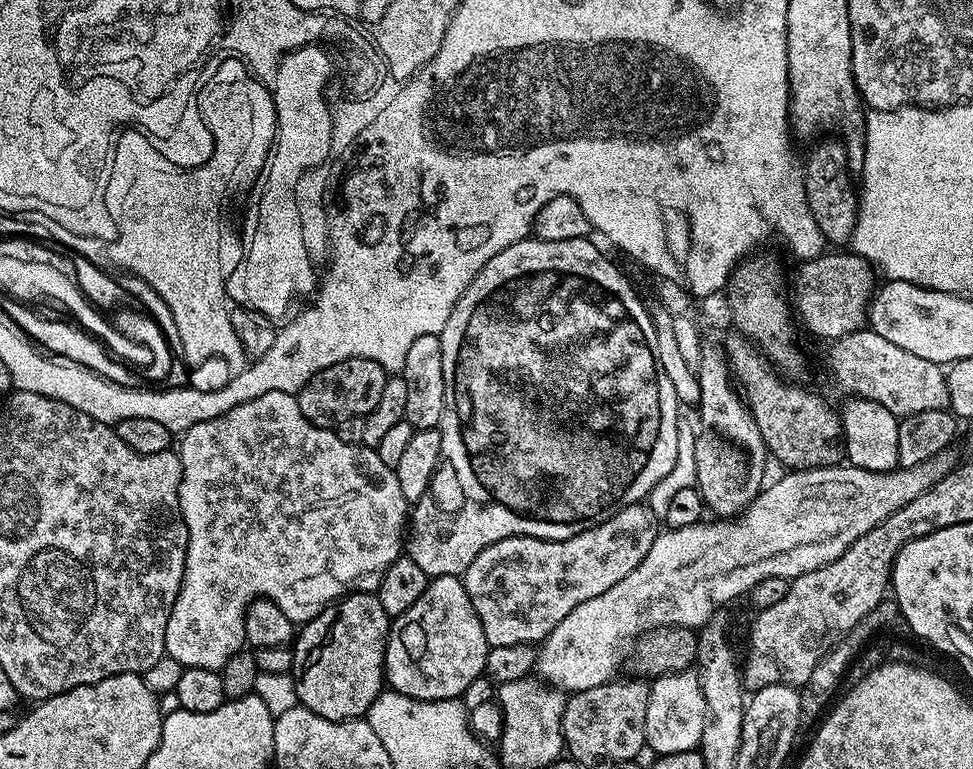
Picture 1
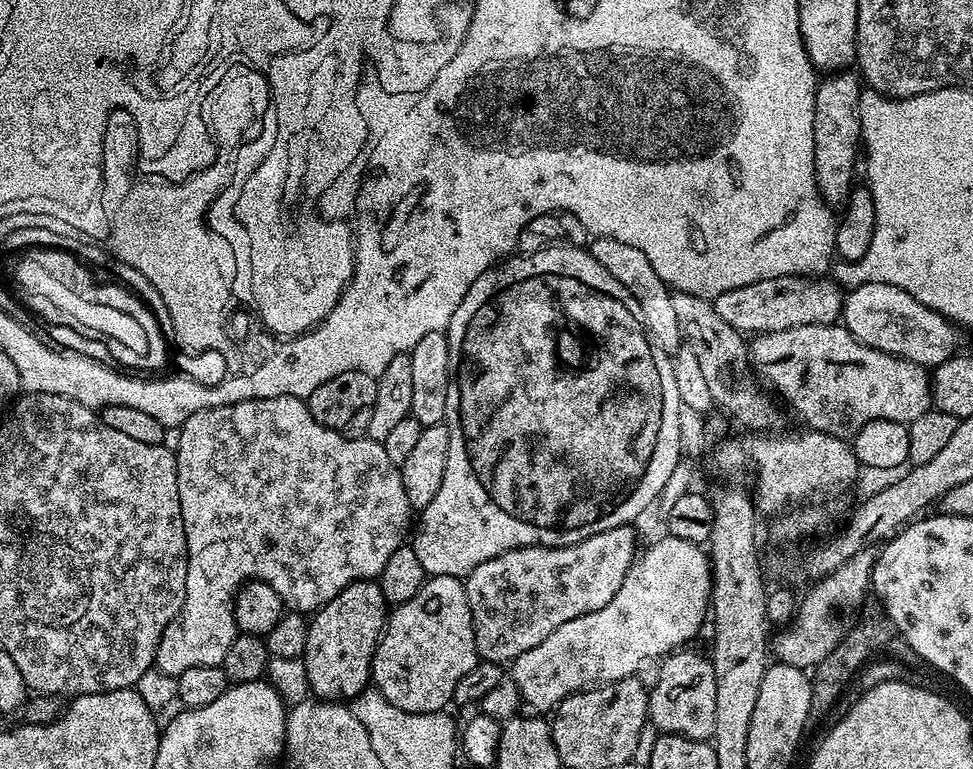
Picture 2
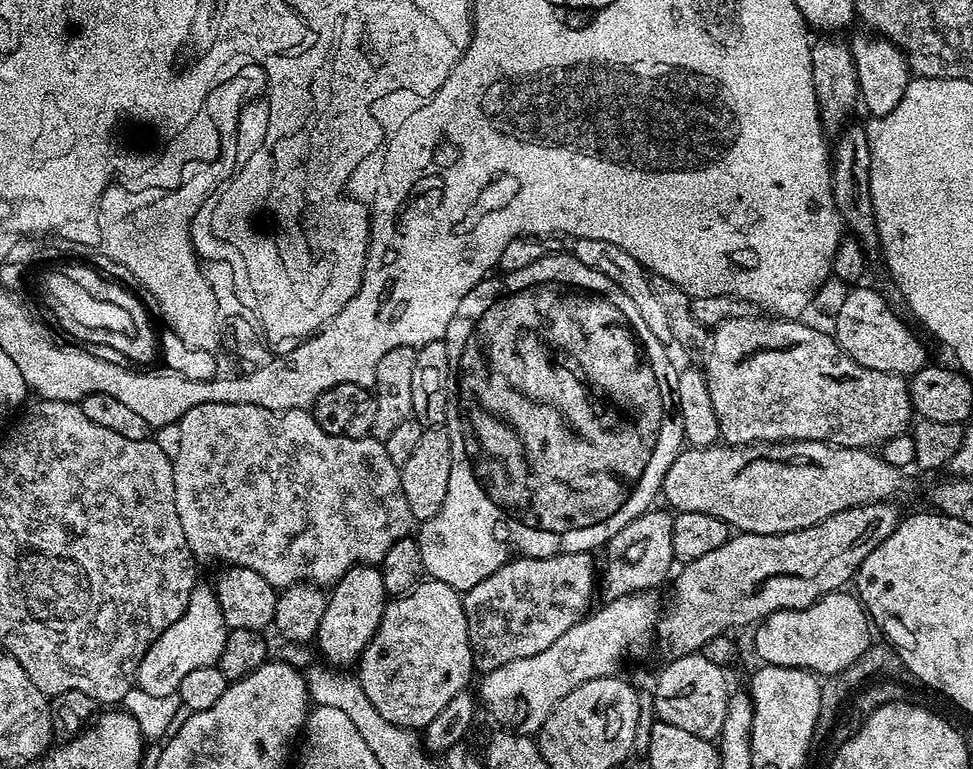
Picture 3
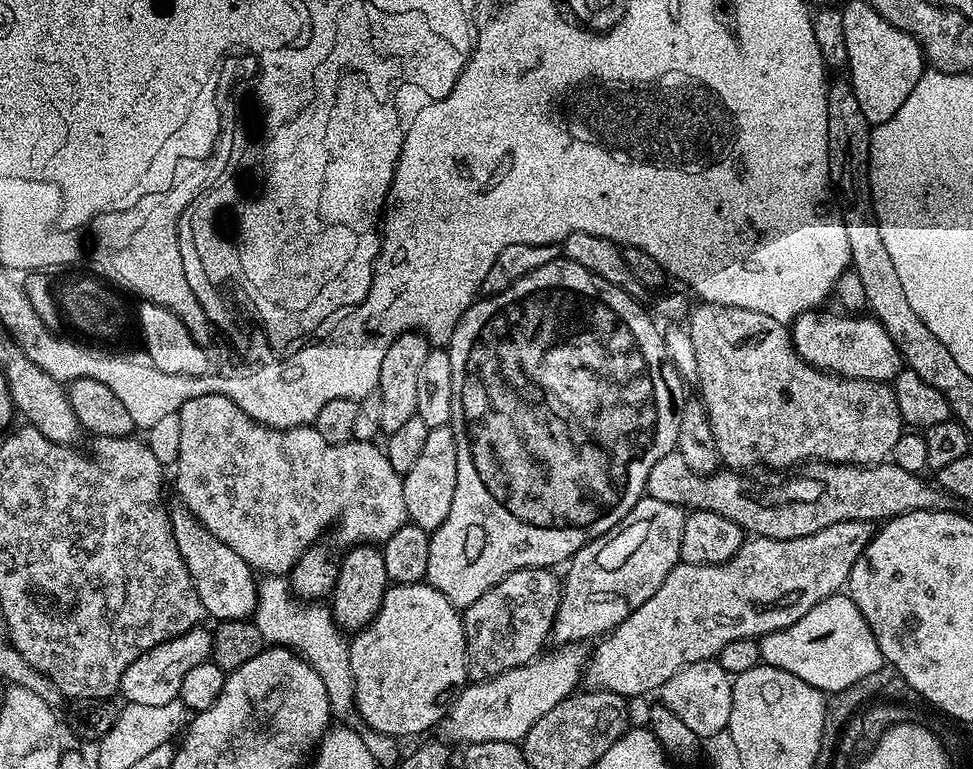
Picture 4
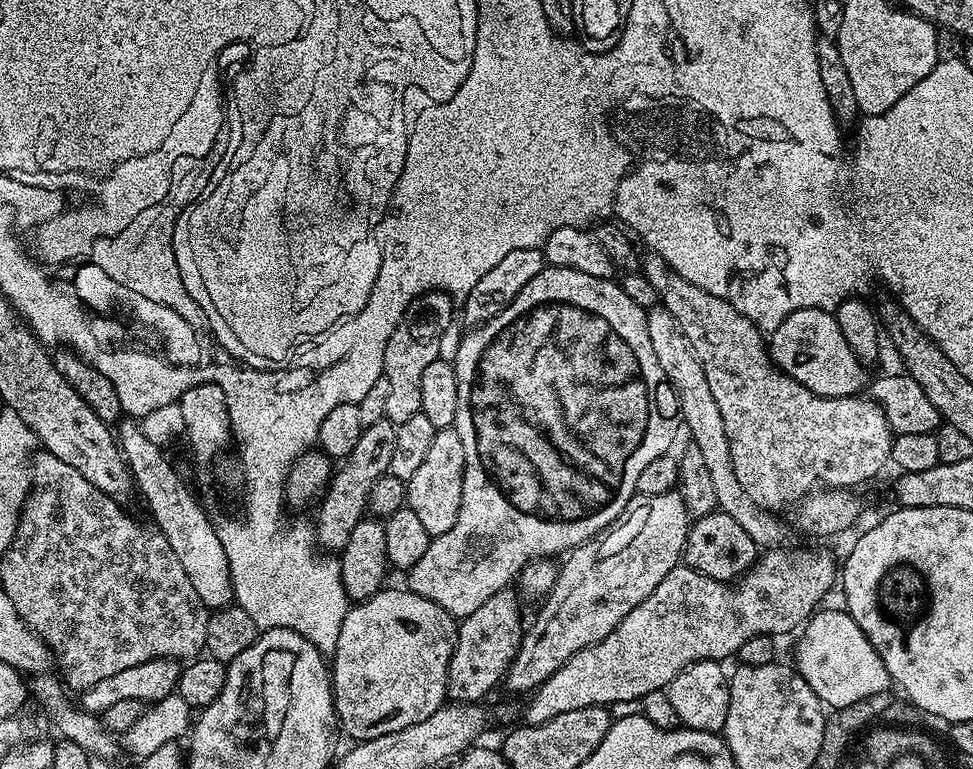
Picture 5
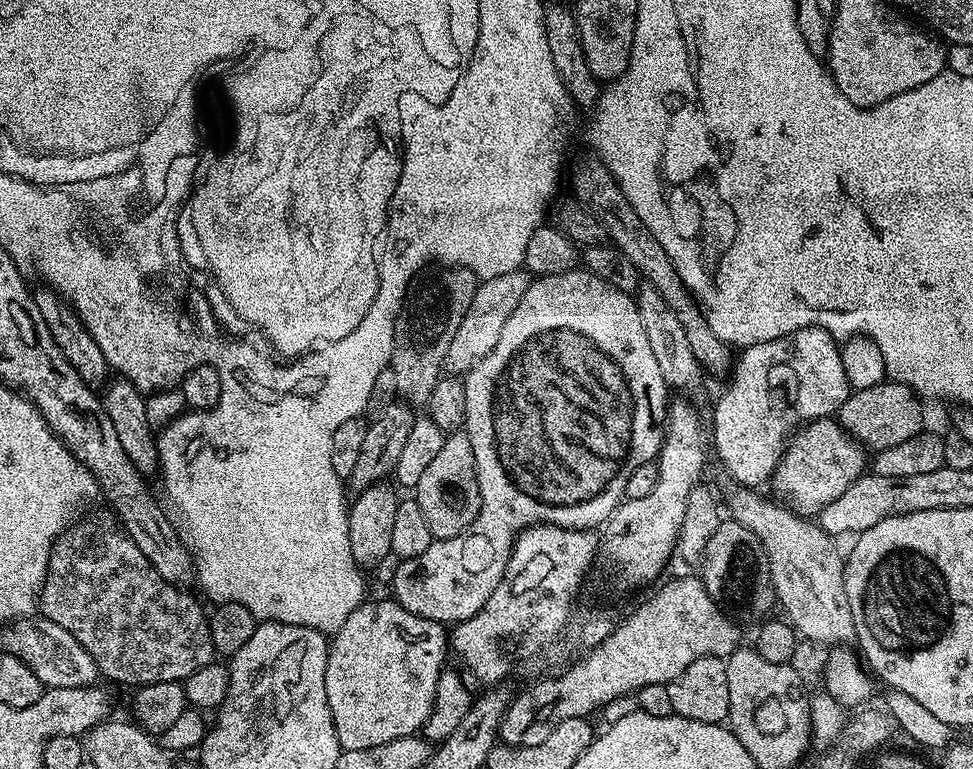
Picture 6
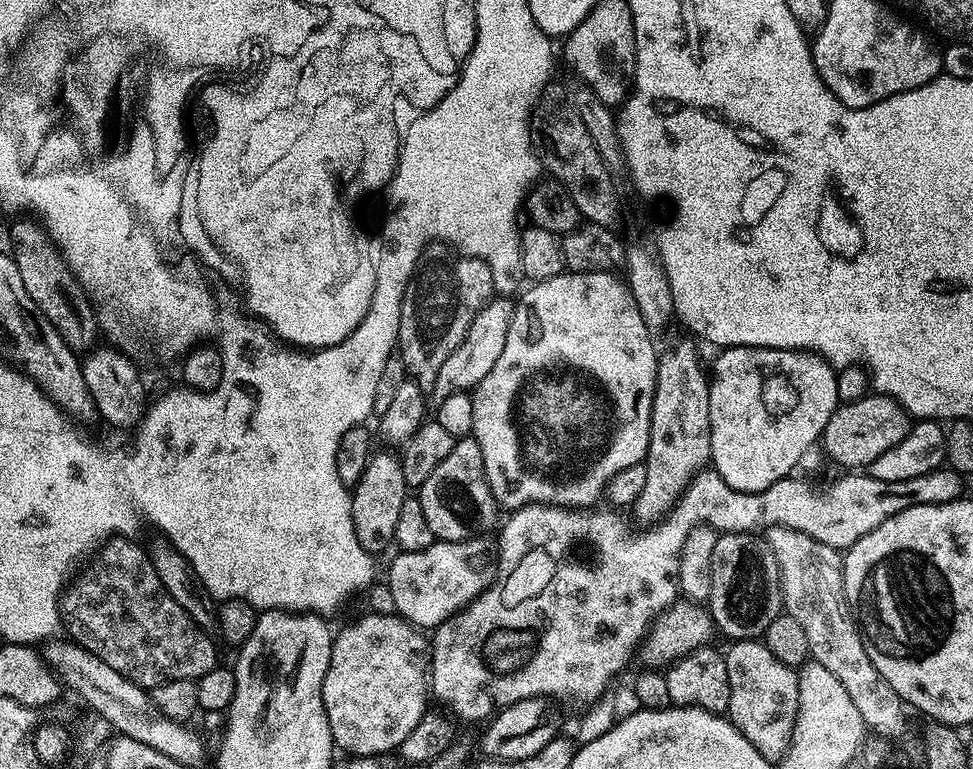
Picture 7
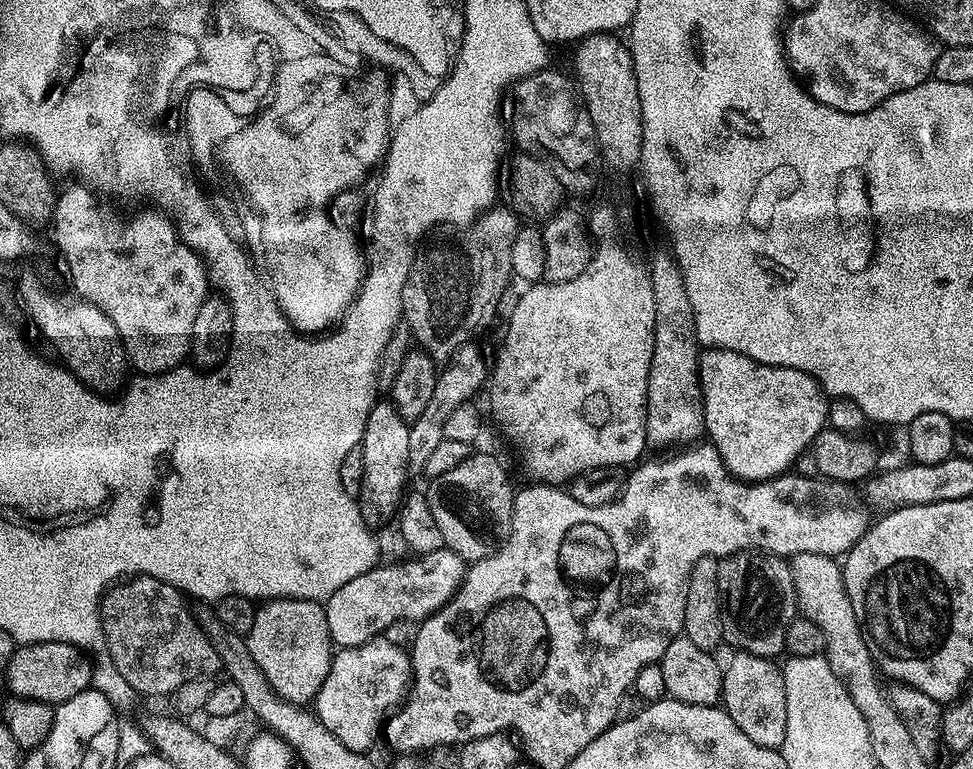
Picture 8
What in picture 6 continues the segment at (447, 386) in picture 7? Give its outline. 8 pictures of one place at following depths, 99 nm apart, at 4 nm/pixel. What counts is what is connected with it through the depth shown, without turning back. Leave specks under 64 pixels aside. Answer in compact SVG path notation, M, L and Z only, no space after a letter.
M524 270L498 274L498 278L477 283L470 310L466 310L466 318L462 318L462 326L458 326L450 341L450 350L446 350L444 363L449 373L466 374L483 356L490 354L494 346L498 346L498 338L502 338L502 326L506 326L506 318L518 310L518 302L522 302L529 283L529 273Z

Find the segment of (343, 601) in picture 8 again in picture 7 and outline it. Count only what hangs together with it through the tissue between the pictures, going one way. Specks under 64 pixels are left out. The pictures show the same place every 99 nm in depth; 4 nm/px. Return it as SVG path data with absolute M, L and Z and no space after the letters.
M442 540L427 550L399 554L387 565L388 592L397 608L393 609L417 629L434 630L488 587L490 572L484 569L487 564L489 567L490 560L484 557L480 542Z

